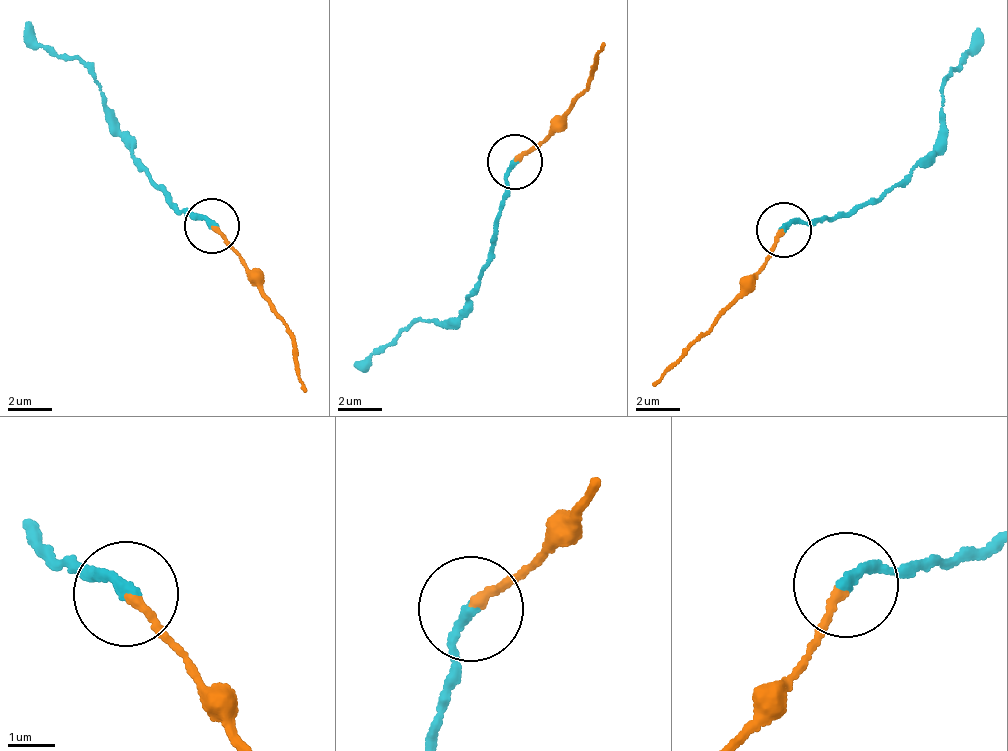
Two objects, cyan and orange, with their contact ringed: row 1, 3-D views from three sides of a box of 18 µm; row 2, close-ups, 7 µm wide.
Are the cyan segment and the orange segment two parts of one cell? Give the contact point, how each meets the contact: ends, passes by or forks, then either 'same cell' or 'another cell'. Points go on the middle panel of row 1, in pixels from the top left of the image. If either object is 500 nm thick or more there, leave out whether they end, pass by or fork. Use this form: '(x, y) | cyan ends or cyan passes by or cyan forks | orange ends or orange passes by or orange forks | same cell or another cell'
(515, 161) | cyan ends | orange ends | same cell

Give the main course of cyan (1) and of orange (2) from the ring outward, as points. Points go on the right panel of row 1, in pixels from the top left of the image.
1: (782, 228), (850, 218), (905, 184), (935, 144), (940, 86), (961, 65), (976, 26)
2: (782, 228), (698, 339), (651, 385)

